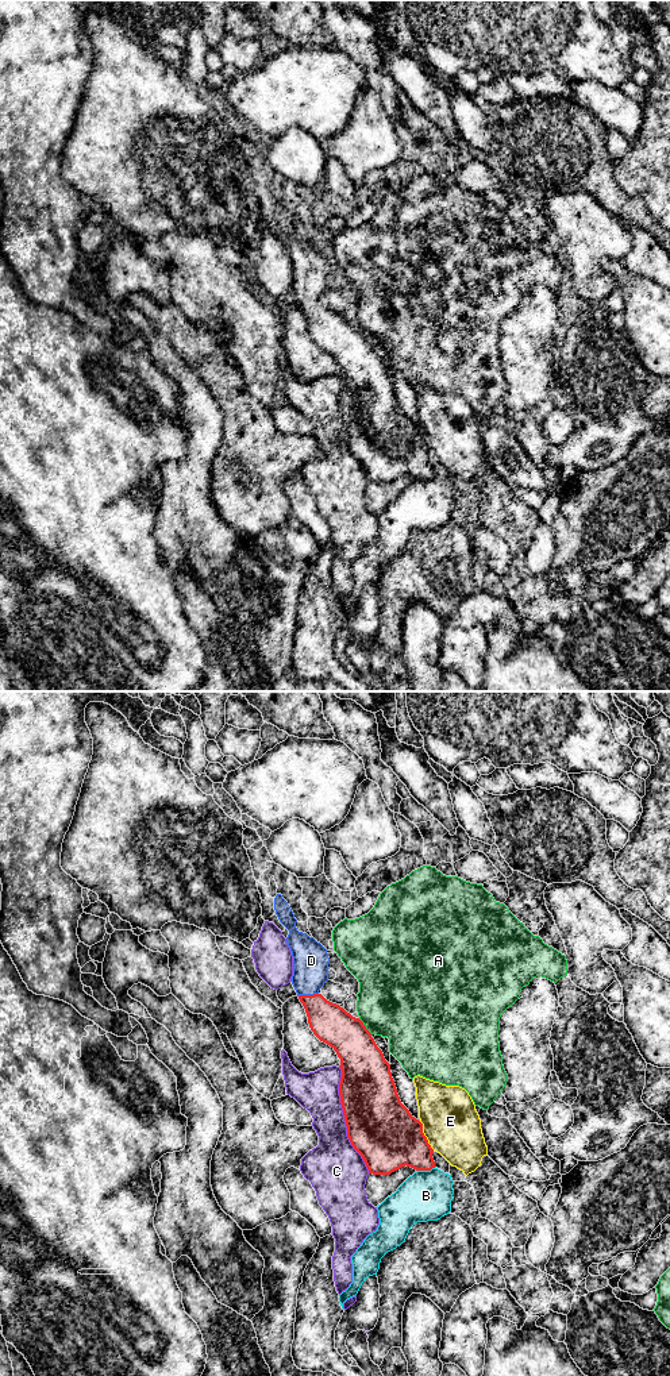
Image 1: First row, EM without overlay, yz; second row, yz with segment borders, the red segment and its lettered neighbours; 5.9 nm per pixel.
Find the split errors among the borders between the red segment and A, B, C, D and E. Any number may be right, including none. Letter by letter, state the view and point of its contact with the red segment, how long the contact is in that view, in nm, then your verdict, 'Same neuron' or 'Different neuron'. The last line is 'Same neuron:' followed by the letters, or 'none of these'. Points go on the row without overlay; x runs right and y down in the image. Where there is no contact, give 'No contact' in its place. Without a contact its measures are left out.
A: Touches red at yz (365, 335). Shared border 130 nm. Different neuron
B: Touches red at yz (426, 478). Shared border 110 nm. Different neuron
C: Touches red at yz (345, 428). Shared border 650 nm. Different neuron
D: Touches red at yz (307, 304). Shared border 130 nm. Same neuron
E: Touches red at yz (424, 444). Shared border 200 nm. Different neuron
Same neuron: D

